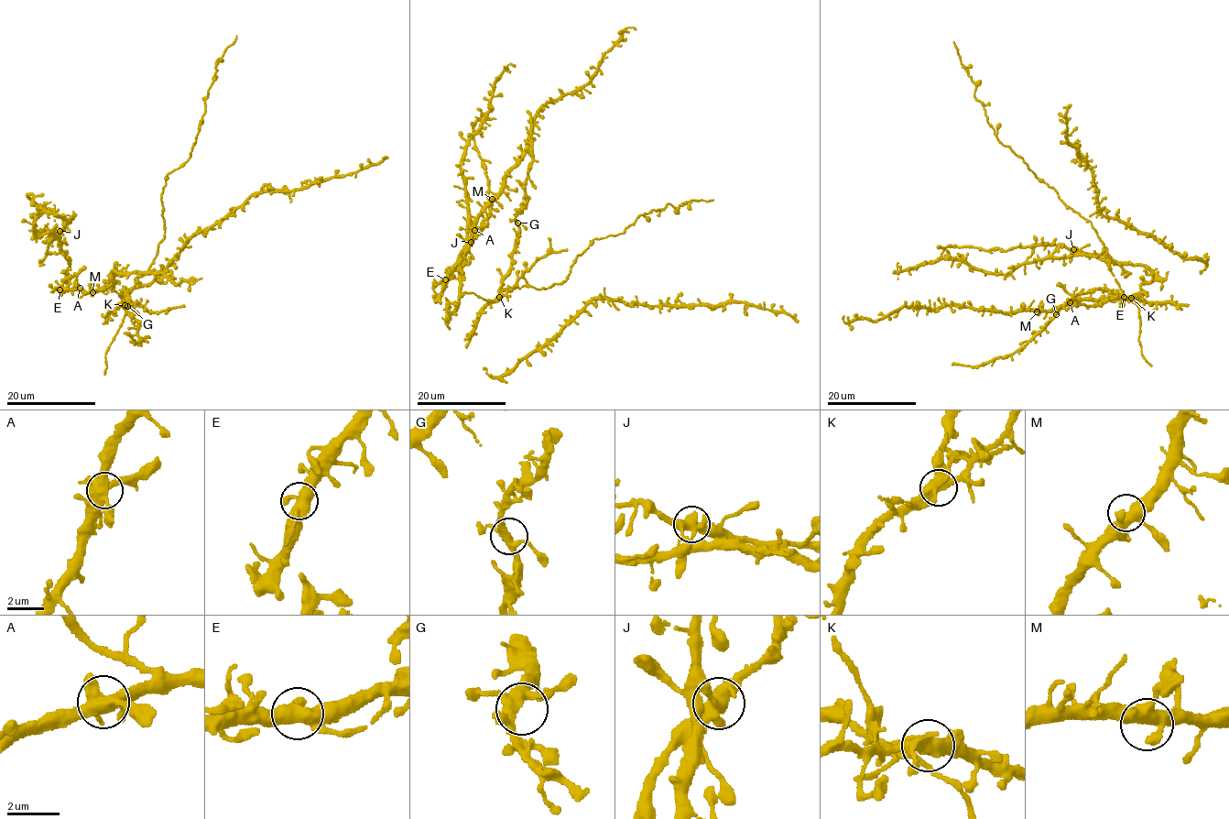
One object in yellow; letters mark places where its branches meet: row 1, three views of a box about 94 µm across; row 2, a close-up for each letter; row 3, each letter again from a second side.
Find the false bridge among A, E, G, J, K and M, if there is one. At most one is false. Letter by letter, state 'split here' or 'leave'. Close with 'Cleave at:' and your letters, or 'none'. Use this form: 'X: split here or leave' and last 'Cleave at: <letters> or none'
A: leave
E: leave
G: leave
J: leave
K: leave
M: leave
Cleave at: none

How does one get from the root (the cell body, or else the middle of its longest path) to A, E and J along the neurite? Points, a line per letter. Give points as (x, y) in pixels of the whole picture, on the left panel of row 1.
A: (103, 289), (86, 293), (80, 288)
E: (103, 289), (86, 293), (78, 287), (72, 290), (59, 289)
J: (103, 289), (86, 293), (78, 287), (63, 291), (59, 288), (70, 263), (60, 250), (59, 231)

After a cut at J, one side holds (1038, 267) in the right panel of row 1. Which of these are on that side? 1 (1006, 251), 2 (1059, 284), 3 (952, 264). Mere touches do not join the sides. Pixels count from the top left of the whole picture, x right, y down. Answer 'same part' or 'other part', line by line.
1: other part
2: other part
3: same part

